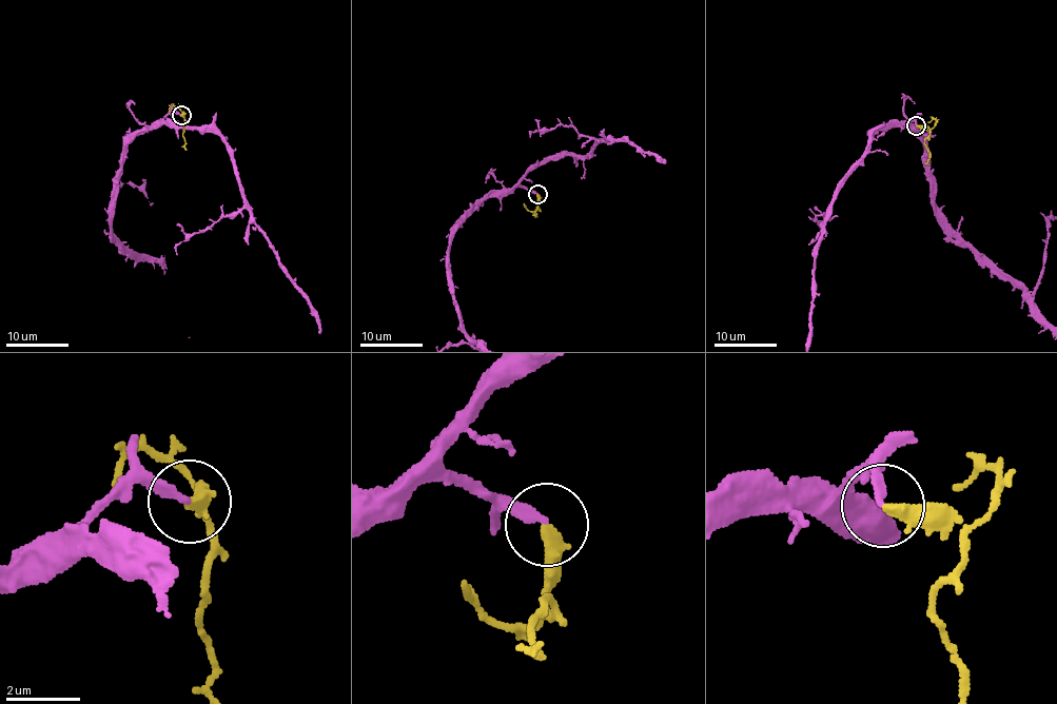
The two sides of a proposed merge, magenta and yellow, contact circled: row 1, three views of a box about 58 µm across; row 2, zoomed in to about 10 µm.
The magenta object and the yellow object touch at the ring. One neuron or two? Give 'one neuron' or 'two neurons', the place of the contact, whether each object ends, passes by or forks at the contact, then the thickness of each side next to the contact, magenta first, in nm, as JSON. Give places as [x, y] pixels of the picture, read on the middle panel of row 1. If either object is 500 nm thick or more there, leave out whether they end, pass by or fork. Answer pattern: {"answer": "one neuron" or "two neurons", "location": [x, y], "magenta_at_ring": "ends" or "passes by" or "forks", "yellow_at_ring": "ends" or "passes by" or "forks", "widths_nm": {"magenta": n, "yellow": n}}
{"answer": "one neuron", "location": [537, 194], "magenta_at_ring": "ends", "yellow_at_ring": "ends", "widths_nm": {"magenta": 240, "yellow": 360}}

